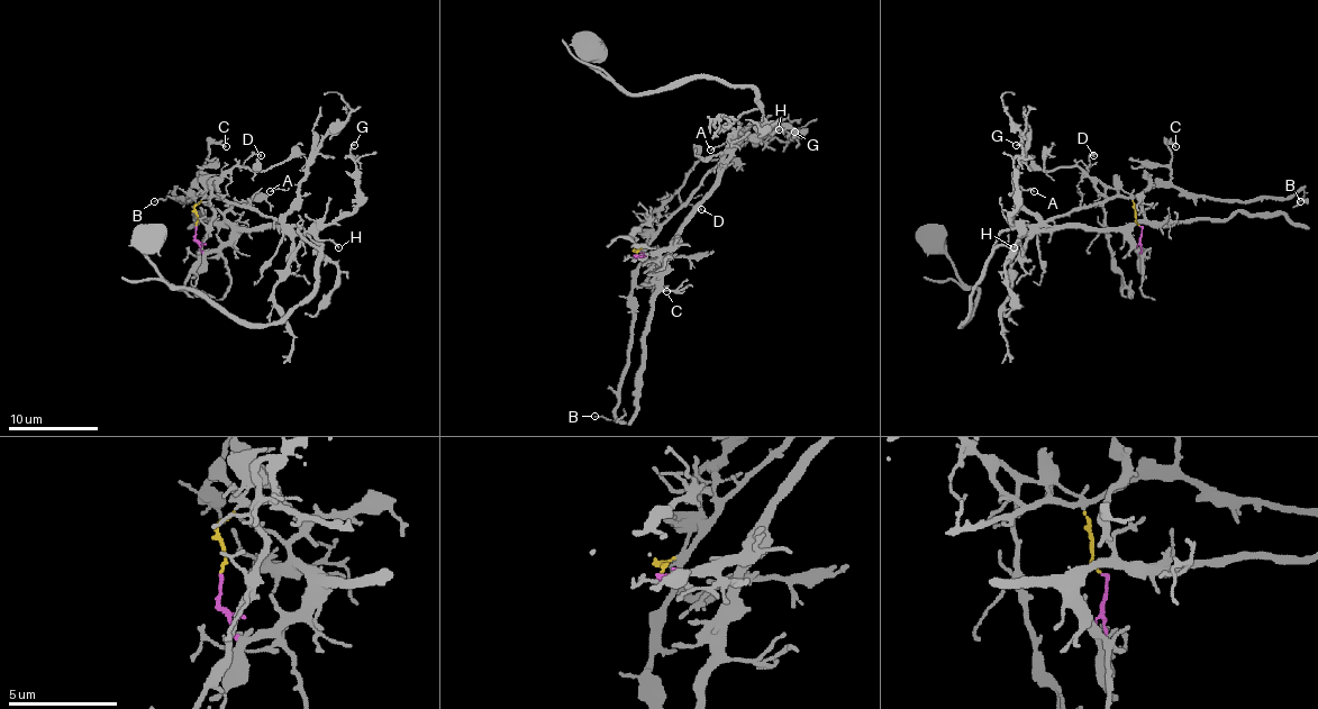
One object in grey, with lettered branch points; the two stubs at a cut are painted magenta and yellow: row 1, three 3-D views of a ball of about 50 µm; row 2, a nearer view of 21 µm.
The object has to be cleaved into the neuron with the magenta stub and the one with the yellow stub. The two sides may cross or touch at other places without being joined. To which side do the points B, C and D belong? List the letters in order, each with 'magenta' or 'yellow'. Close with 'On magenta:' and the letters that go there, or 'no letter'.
B: yellow
C: yellow
D: yellow
On magenta: no letter

